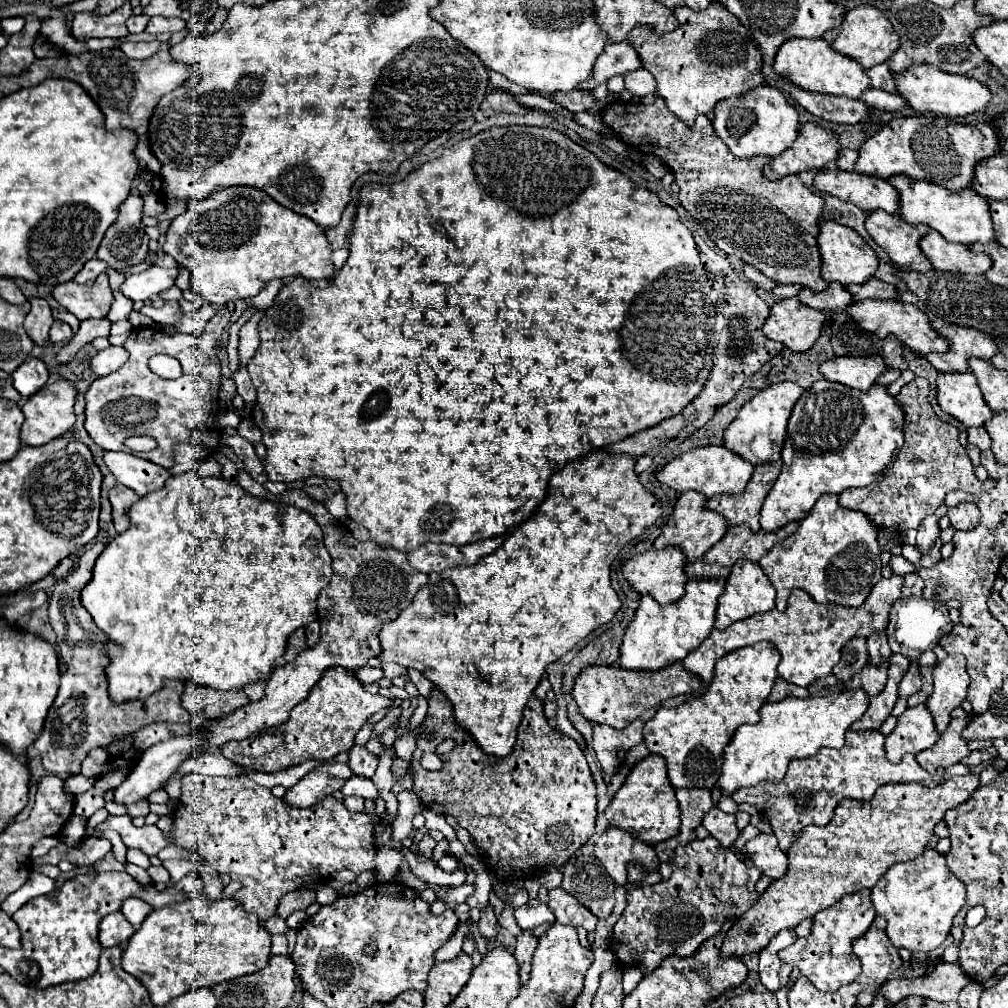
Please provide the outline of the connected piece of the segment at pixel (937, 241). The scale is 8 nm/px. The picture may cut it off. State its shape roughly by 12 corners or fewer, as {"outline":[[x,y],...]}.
{"outline":[[930,231],[920,249],[934,269],[982,275],[992,267],[984,253],[948,243]]}

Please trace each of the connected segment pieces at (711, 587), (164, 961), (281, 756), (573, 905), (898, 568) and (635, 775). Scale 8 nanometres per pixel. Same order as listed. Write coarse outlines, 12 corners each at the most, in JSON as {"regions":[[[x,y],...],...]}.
{"regions":[[[722,577],[640,599],[618,665],[660,671],[712,633]],[[236,899],[154,909],[122,967],[162,1007],[256,973],[270,933]],[[332,667],[284,725],[222,755],[282,771],[328,761],[392,701]],[[560,887],[548,907],[558,923],[594,931],[598,919]],[[902,555],[892,557],[894,575],[908,575],[914,565]],[[648,755],[606,807],[612,827],[656,845],[680,831],[666,761]]]}

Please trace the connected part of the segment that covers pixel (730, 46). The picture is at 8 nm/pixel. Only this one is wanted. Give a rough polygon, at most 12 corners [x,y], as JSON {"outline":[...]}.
{"outline":[[720,3],[626,41],[692,125],[764,83],[756,41]]}

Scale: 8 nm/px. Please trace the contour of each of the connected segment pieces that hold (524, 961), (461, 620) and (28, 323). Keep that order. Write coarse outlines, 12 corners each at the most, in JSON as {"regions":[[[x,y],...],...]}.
{"regions":[[[522,931],[516,945],[520,965],[520,983],[530,977],[532,953],[538,939],[530,931]],[[594,451],[476,565],[430,573],[380,661],[512,753],[544,669],[620,609],[662,513]],[[30,299],[24,329],[36,345],[50,343],[54,321],[46,299]]]}

